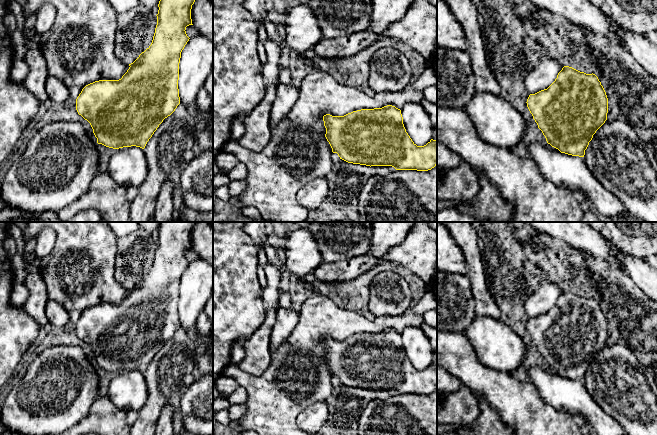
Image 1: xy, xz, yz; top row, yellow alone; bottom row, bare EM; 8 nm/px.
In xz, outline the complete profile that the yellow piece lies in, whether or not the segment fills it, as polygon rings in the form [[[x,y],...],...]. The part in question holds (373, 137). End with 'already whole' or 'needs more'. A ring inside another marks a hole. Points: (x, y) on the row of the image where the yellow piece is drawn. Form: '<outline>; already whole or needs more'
[[[392,105],[361,109],[344,116],[323,116],[325,137],[340,159],[366,166],[392,166],[396,170],[428,171],[437,165],[437,140],[417,146],[403,124],[401,110]]]; already whole

